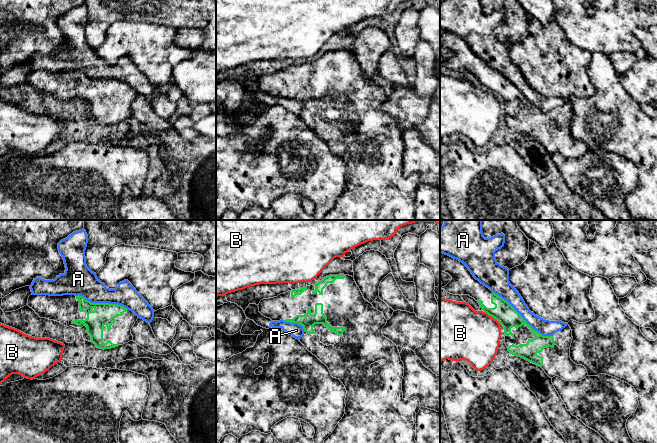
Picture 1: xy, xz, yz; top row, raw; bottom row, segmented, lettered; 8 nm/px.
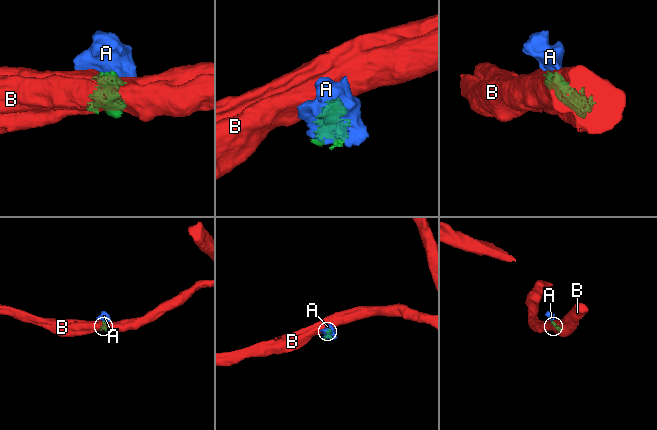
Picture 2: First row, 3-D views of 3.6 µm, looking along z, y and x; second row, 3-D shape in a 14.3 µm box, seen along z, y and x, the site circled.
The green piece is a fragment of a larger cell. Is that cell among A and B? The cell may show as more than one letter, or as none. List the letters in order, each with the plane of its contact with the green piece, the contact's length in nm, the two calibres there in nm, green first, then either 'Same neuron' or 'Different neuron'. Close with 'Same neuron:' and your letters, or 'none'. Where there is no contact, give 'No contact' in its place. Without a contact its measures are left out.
A: Touches green in yz. Shared border 600 nm. Thickness 170 nm (green) against 130 nm. Different neuron
B: Touches green in yz. Shared border 180 nm. Thickness 170 nm (green) against 420 nm. Different neuron
Same neuron: none

